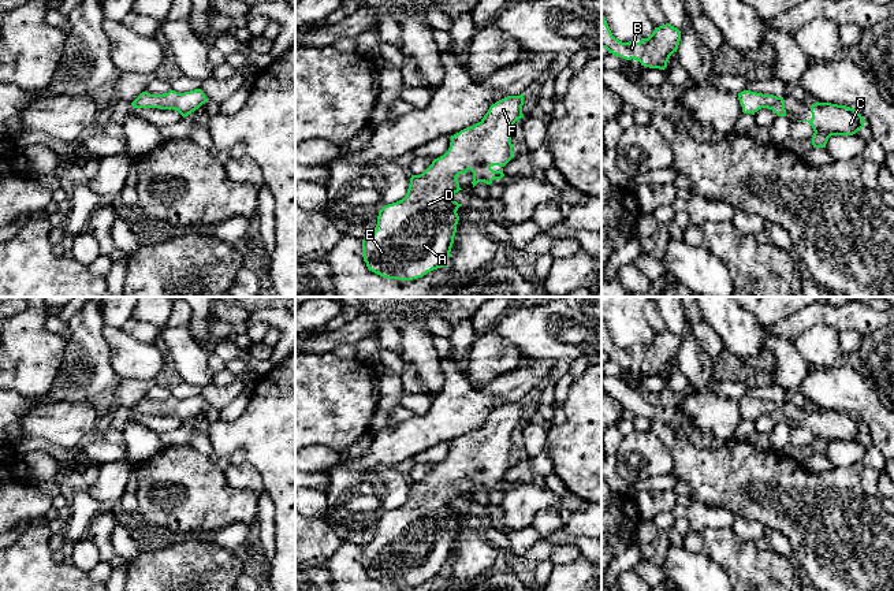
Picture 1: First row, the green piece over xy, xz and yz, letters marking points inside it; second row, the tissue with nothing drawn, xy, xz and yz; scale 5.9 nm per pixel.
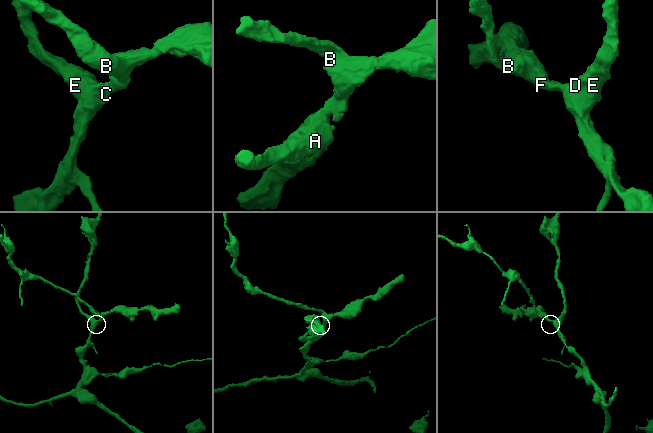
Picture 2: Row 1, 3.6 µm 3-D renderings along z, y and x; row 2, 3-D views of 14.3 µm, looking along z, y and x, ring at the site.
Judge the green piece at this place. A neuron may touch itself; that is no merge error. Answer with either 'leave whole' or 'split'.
leave whole

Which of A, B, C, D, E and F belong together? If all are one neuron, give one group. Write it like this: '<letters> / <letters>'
A B C D E F

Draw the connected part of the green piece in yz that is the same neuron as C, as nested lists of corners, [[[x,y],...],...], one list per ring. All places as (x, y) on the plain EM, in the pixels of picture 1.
[[[831,409],[811,412],[812,424],[808,428],[813,435],[813,454],[826,454],[831,442],[853,442],[864,434],[864,424],[857,416]]]

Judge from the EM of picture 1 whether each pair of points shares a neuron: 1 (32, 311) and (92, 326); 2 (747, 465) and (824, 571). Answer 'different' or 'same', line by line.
1: different
2: same

